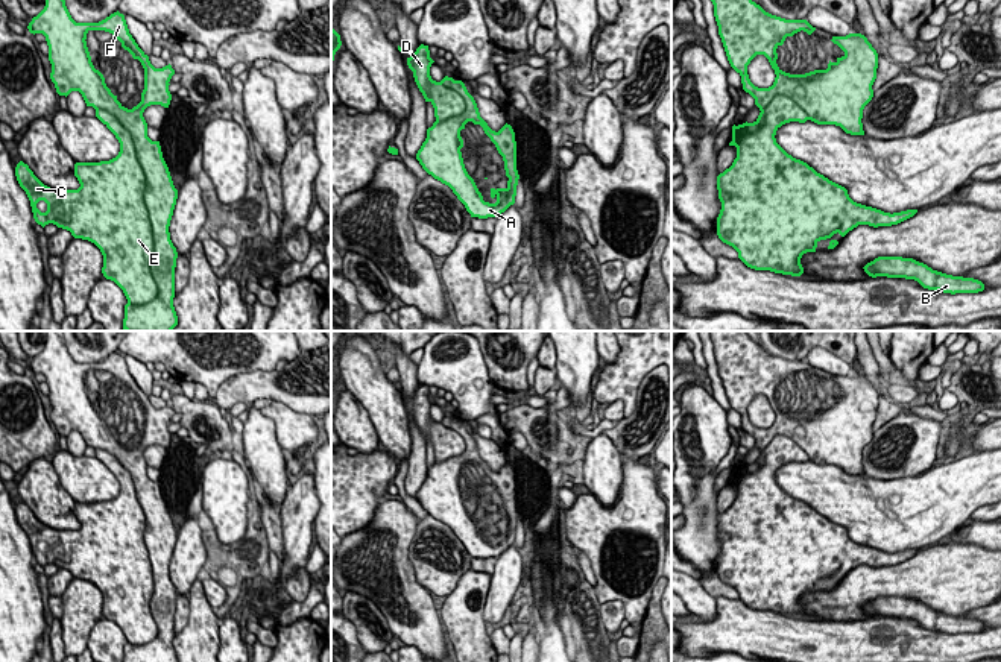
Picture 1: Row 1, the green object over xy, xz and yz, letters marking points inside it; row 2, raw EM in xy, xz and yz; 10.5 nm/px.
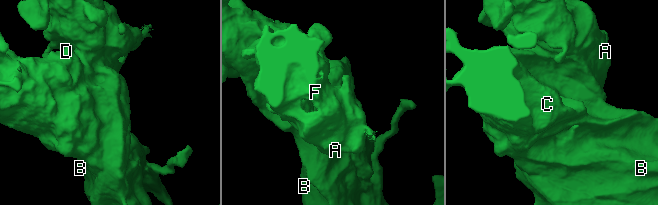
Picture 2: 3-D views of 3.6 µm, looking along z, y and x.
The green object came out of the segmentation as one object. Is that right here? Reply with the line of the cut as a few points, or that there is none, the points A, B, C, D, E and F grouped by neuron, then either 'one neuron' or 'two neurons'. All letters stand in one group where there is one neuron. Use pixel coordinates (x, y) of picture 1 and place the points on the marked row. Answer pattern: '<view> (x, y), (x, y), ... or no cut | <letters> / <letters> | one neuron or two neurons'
xy (96, 108), (129, 134), (145, 176), (157, 295), (142, 305) | A F / B C D E | two neurons

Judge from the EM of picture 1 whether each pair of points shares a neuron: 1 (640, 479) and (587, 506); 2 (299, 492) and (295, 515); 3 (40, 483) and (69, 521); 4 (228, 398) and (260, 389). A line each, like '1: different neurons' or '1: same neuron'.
1: same neuron
2: same neuron
3: same neuron
4: same neuron

